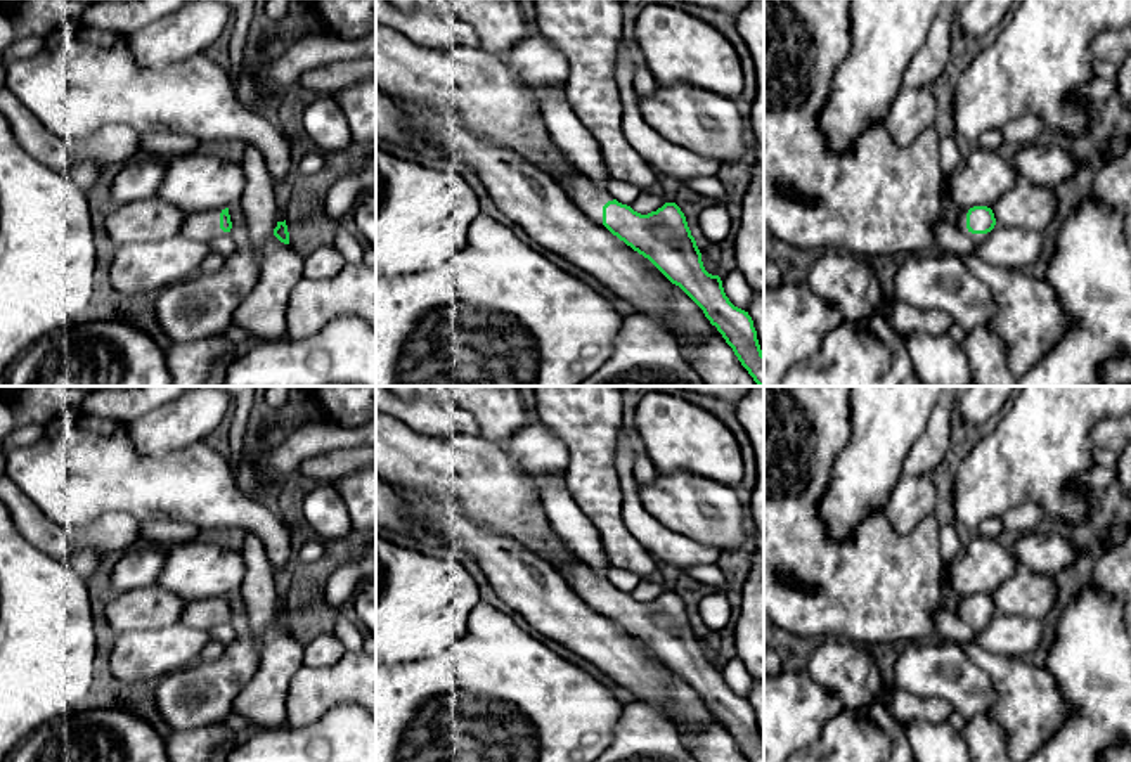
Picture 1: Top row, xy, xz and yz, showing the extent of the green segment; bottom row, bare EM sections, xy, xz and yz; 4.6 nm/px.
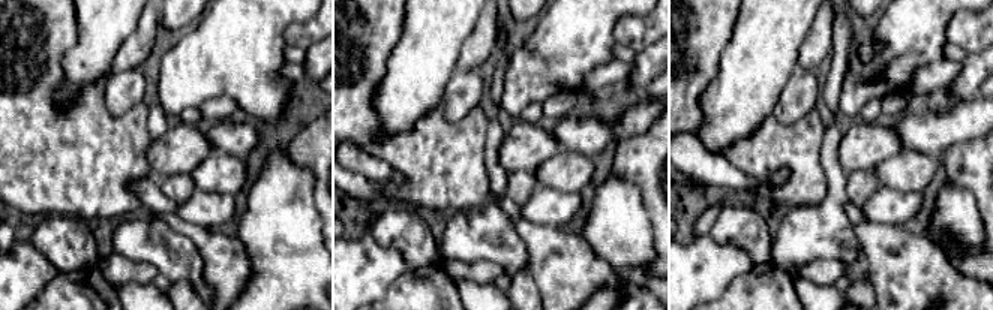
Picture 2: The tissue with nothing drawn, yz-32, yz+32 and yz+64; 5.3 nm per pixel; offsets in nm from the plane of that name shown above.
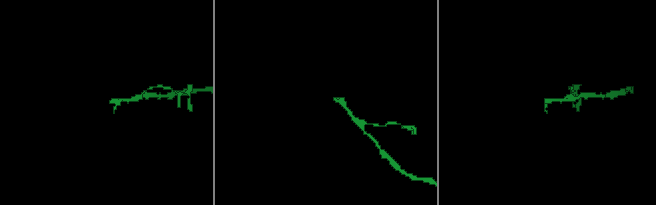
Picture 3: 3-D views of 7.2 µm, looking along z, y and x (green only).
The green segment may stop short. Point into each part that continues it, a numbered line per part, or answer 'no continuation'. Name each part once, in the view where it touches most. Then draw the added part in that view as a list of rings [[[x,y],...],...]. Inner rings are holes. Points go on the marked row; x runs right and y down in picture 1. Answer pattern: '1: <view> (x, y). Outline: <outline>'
1: yz (962, 222). Outline: [[[961,210],[961,215],[960,215],[958,223],[956,223],[956,229],[958,229],[961,234],[965,234],[966,237],[970,237],[970,239],[973,241],[973,244],[977,246],[977,244],[980,244],[980,242],[986,241],[986,237],[989,236],[989,232],[987,232],[987,234],[972,234],[972,232],[966,229],[966,213],[968,213],[968,210]]]

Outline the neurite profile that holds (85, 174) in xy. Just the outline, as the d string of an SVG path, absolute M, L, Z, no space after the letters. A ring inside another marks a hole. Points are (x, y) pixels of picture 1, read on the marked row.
M81 161L71 166L69 175L71 180L76 184L76 187L88 194L92 187L97 184L102 168L106 163L97 163L97 161Z

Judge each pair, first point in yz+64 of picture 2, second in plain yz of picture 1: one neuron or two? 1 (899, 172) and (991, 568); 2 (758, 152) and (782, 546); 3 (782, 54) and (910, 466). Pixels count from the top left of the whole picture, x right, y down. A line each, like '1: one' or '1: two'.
1: one
2: one
3: two

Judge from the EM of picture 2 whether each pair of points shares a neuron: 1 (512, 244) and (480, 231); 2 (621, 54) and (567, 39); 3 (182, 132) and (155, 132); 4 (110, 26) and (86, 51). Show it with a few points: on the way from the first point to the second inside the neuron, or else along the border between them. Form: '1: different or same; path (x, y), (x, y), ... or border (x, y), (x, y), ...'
1: same; path (504, 244), (488, 234)
2: different; border (615, 44), (614, 59)
3: different; border (168, 128), (152, 141)
4: same; path (104, 32), (92, 45)

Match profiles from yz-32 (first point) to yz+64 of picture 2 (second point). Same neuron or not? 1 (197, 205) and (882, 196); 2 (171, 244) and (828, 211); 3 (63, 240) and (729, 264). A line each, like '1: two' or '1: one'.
1: one
2: one
3: two

